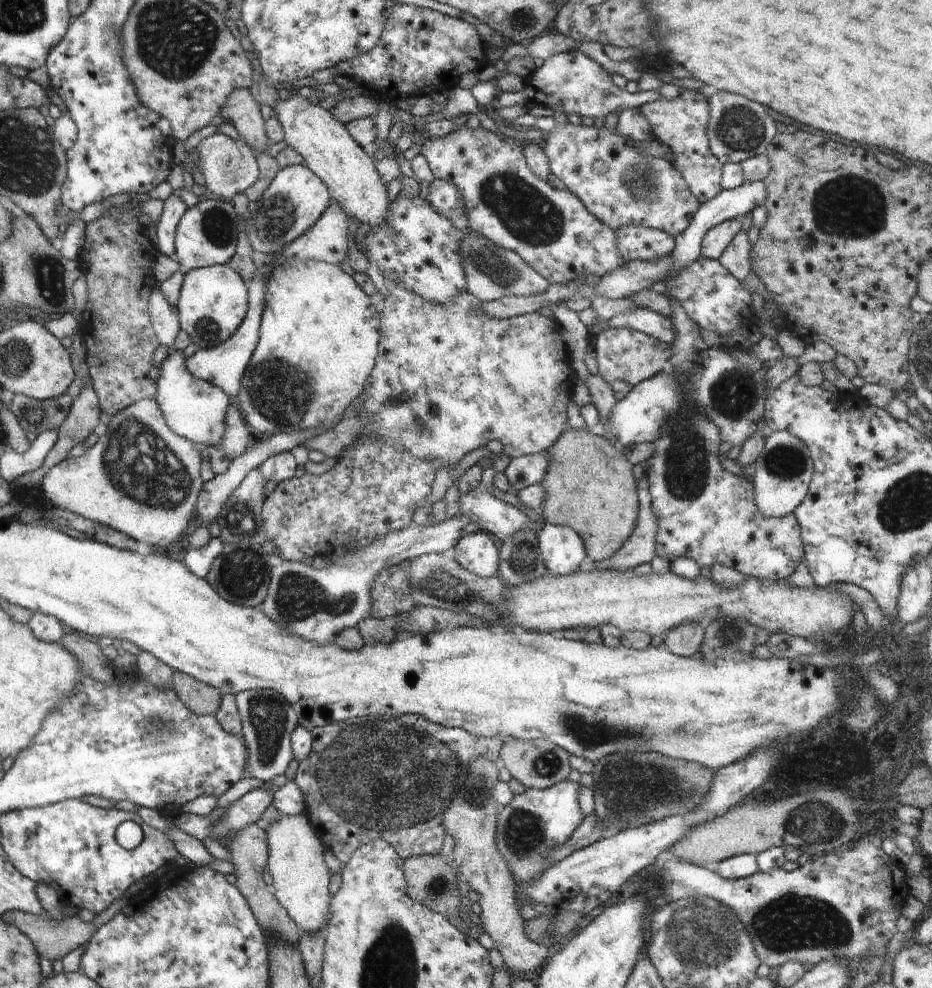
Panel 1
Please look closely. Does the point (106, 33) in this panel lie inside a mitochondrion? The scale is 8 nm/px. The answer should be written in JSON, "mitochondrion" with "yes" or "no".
{"mitochondrion":"yes"}

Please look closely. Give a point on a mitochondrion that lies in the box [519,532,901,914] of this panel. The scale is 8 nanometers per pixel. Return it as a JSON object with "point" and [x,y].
{"point":[628,785]}

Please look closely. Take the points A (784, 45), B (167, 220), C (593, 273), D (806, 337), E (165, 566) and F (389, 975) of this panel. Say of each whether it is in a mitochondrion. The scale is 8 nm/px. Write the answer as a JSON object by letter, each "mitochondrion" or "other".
{"A":"other","B":"other","C":"other","D":"other","E":"other","F":"mitochondrion"}

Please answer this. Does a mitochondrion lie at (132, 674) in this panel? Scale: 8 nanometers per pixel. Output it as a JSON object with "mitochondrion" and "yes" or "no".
{"mitochondrion":"no"}

